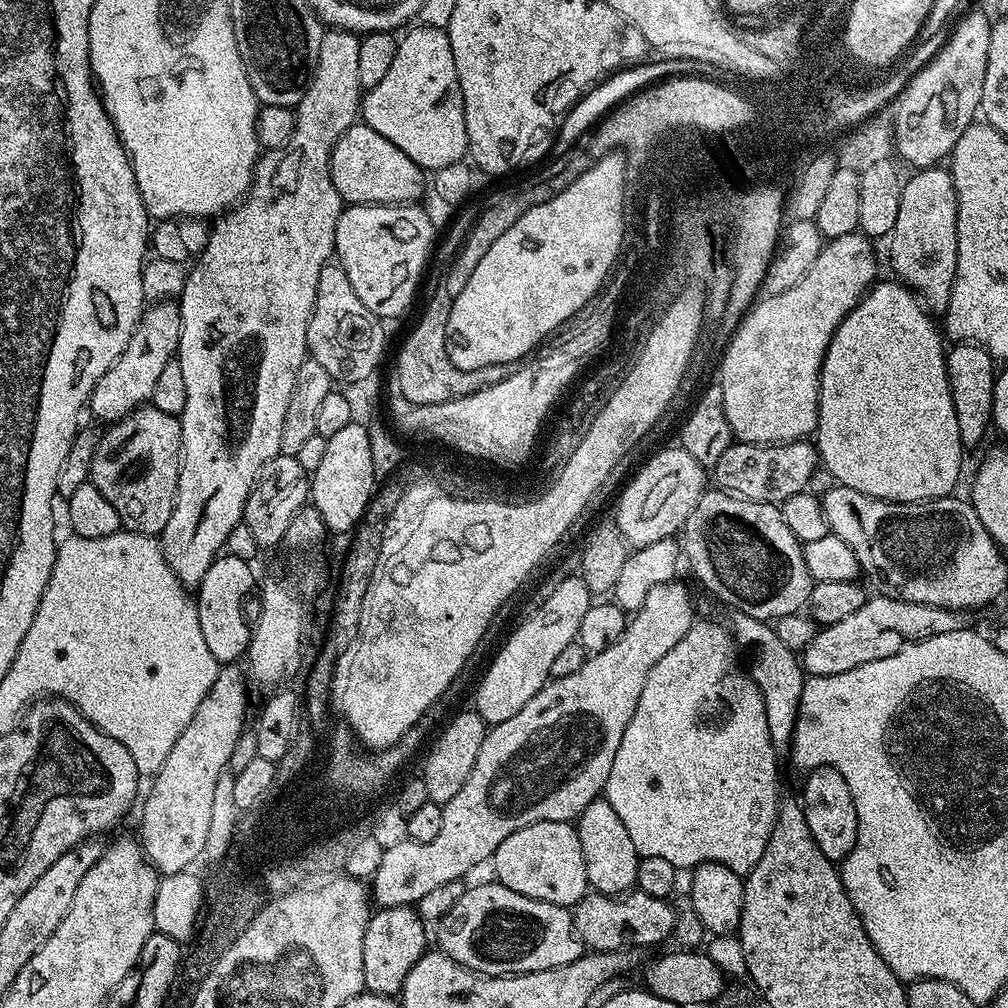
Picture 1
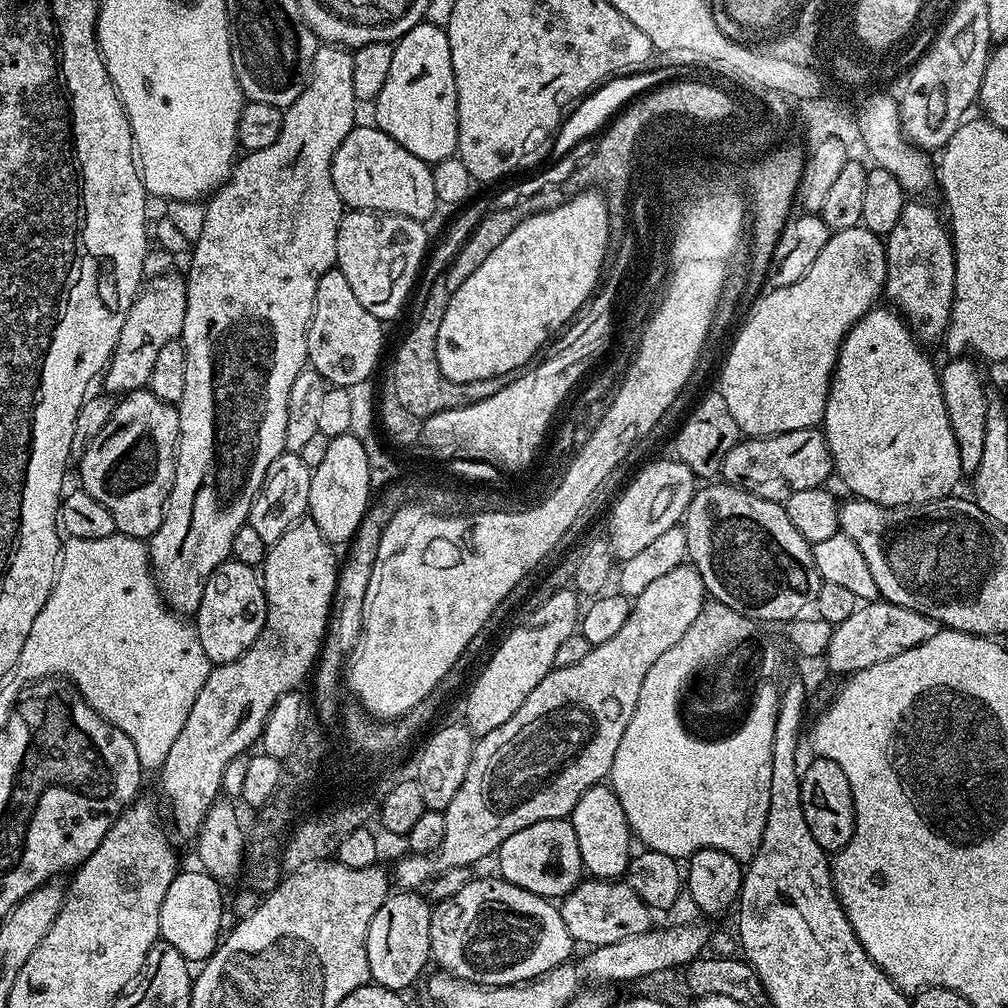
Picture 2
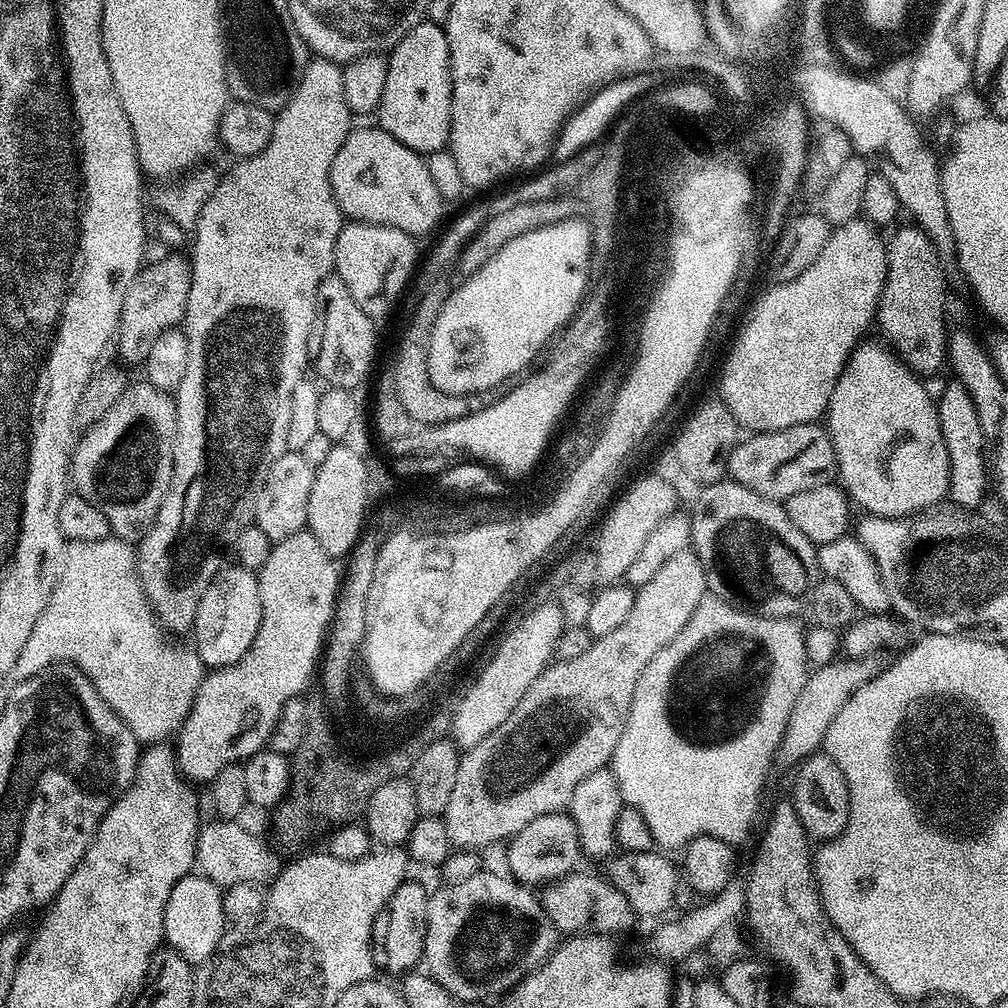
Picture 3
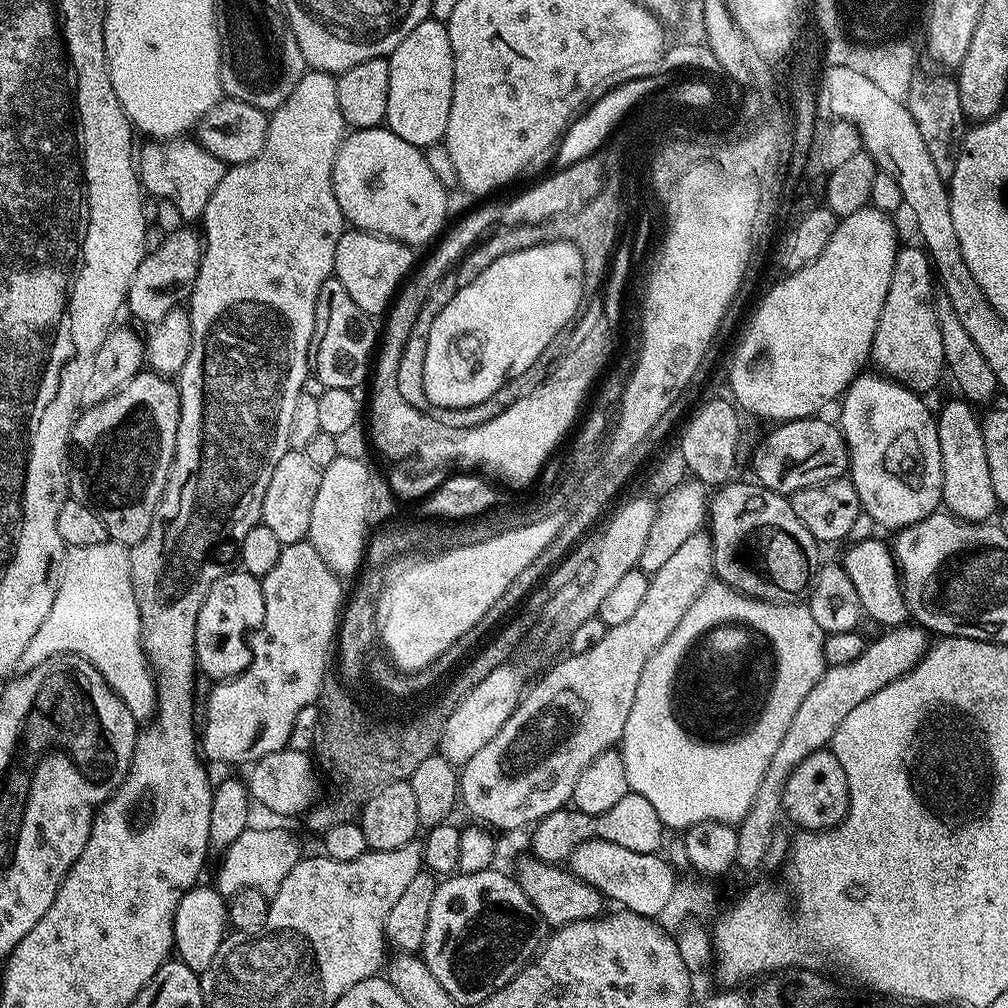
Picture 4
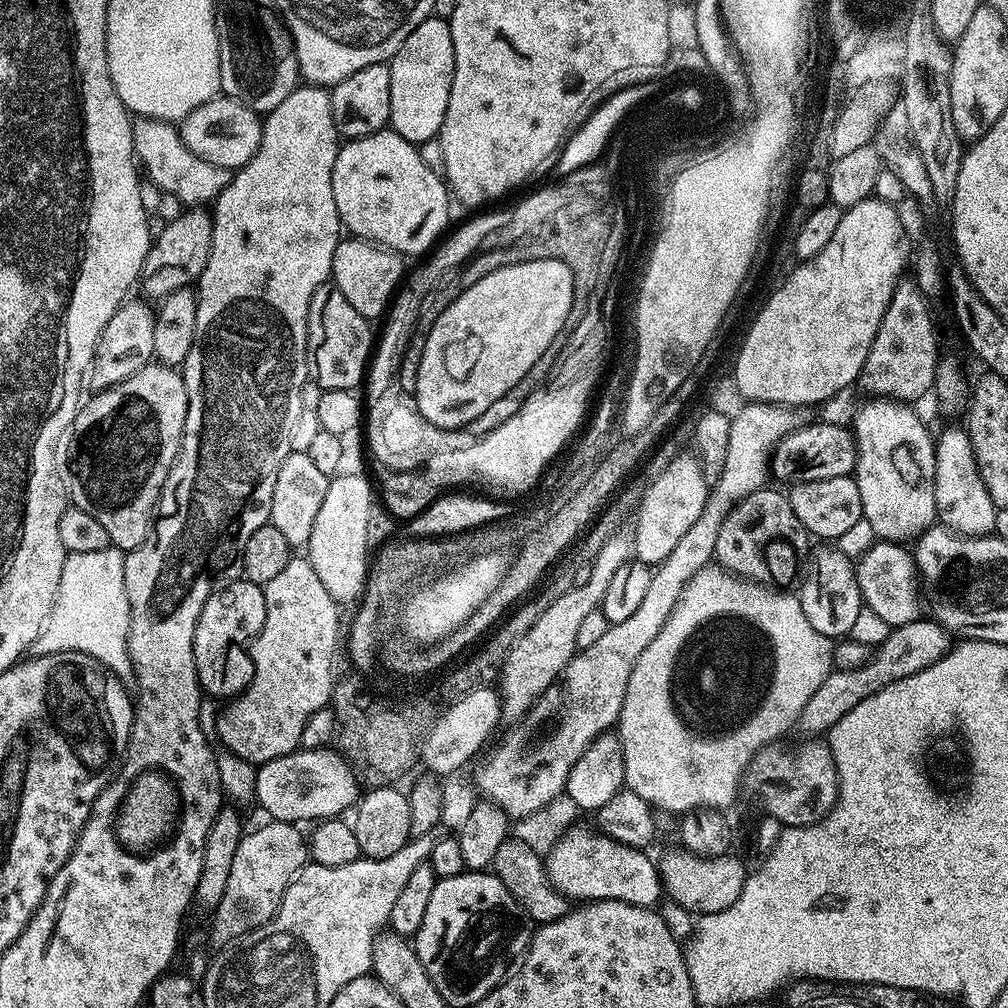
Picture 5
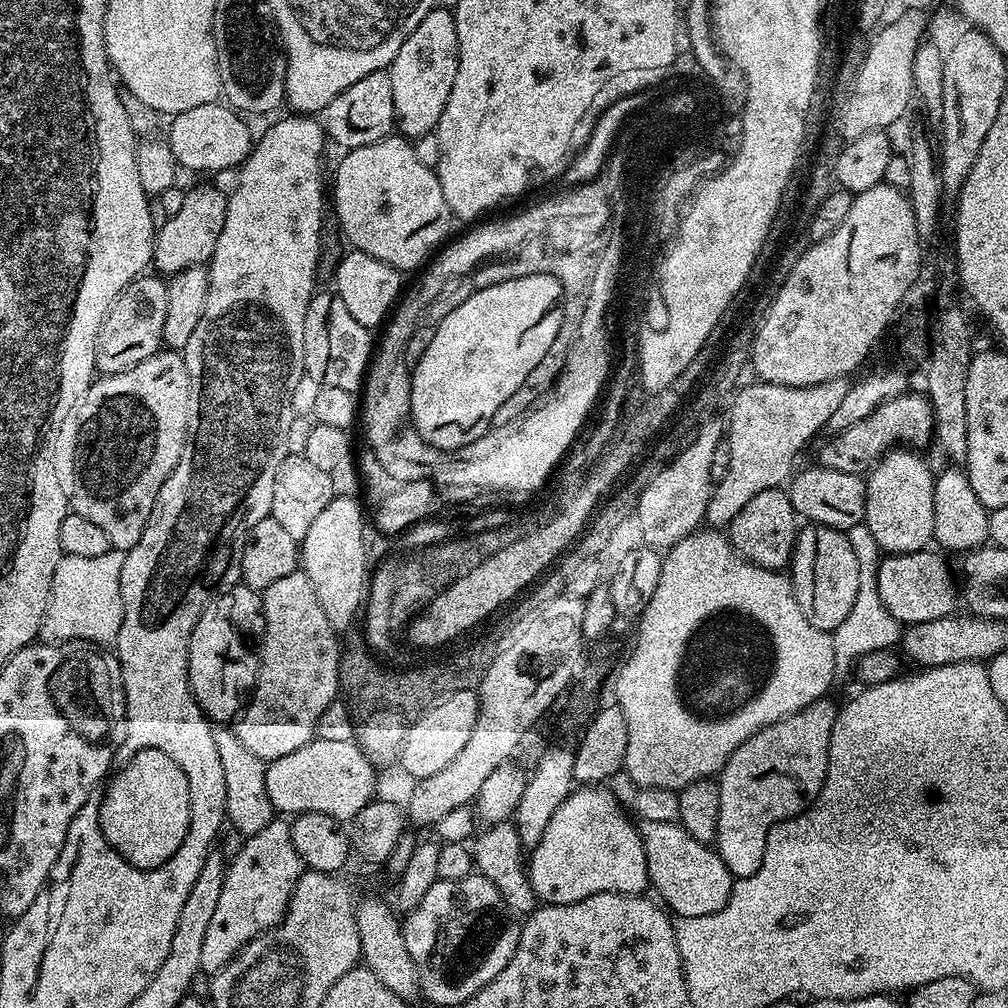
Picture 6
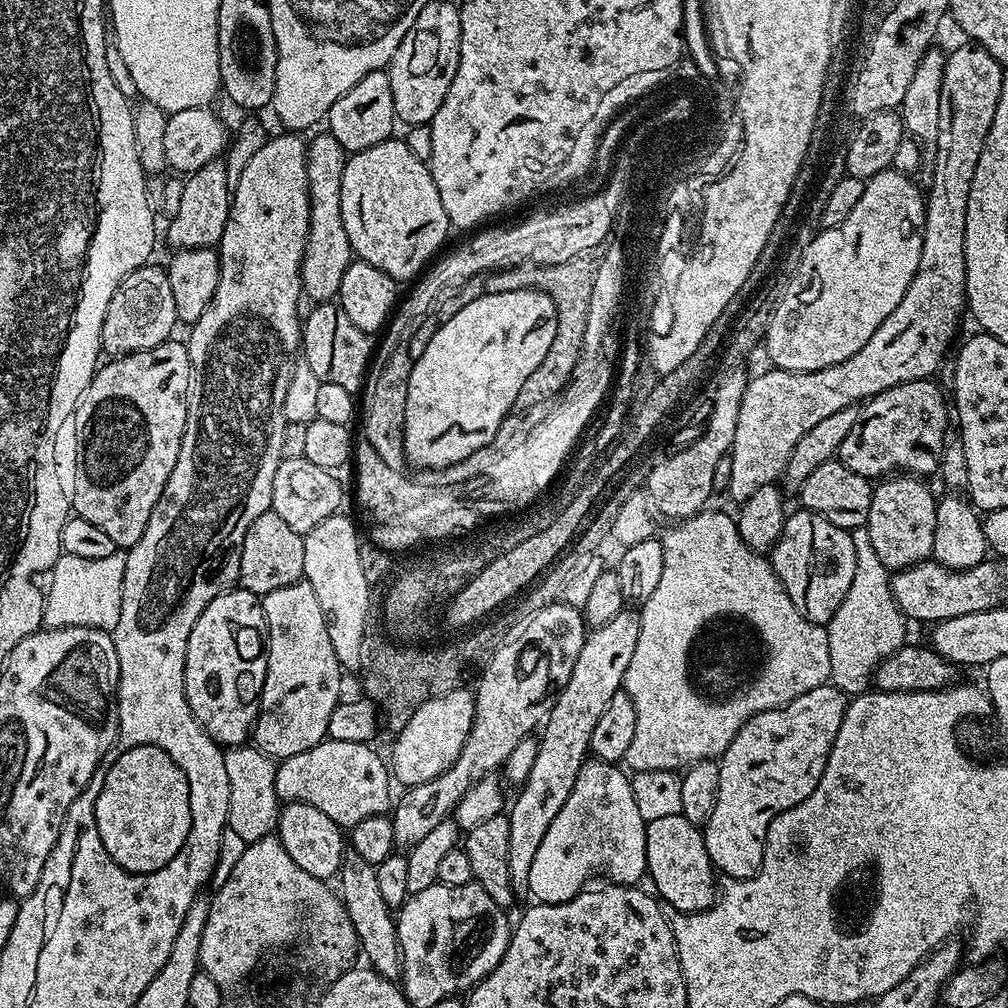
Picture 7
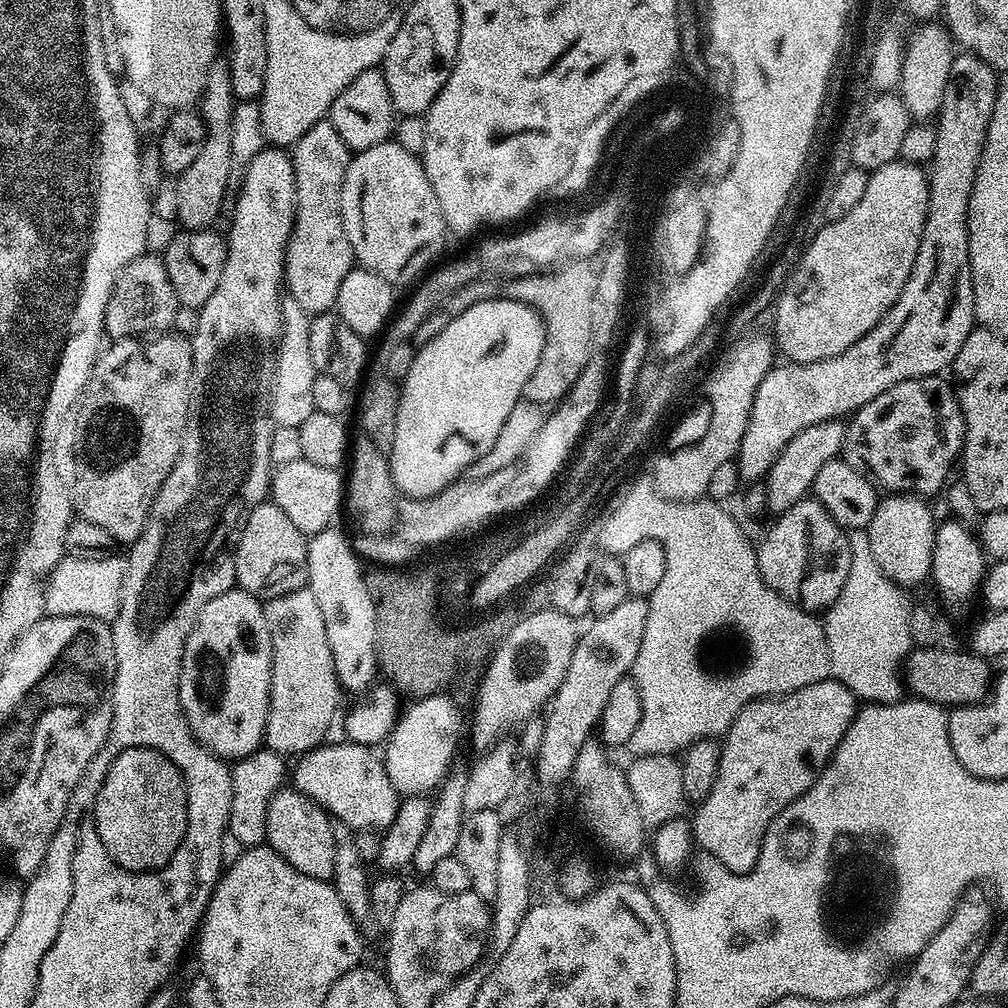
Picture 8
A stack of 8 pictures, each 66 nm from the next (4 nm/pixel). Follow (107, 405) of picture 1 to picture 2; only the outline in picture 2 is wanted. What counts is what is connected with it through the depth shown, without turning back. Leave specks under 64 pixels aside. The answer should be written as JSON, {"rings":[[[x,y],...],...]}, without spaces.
{"rings":[[[169,270],[164,275],[151,277],[136,293],[134,302],[126,314],[126,322],[122,322],[122,334],[118,334],[116,349],[112,351],[112,359],[106,365],[106,371],[103,373],[102,381],[114,392],[127,394],[130,392],[139,392],[147,385],[150,378],[150,370],[154,370],[154,358],[158,356],[158,350],[166,342],[179,337],[184,319],[186,318],[186,294],[188,293],[188,282],[183,275],[180,276],[176,270]]]}

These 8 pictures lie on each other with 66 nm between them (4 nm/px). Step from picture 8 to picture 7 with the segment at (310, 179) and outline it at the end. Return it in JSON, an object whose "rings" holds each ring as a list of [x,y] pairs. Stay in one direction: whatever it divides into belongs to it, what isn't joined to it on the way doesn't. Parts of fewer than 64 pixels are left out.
{"rings":[[[321,130],[313,140],[307,141],[306,178],[310,198],[310,226],[300,263],[300,287],[303,295],[312,302],[332,302],[340,295],[342,274],[351,266],[354,253],[350,238],[346,238],[346,226],[342,222],[342,174],[346,153],[338,138]]]}

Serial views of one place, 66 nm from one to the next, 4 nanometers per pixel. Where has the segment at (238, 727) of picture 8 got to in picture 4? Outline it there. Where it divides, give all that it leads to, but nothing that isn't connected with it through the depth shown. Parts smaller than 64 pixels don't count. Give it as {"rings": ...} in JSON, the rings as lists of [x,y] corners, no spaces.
{"rings":[[[229,570],[222,578],[214,582],[212,589],[206,594],[202,602],[202,610],[198,610],[196,623],[196,663],[199,671],[204,672],[212,682],[229,682],[235,680],[250,666],[252,649],[250,647],[250,634],[259,630],[264,621],[264,599],[262,586],[257,577],[243,570]]]}

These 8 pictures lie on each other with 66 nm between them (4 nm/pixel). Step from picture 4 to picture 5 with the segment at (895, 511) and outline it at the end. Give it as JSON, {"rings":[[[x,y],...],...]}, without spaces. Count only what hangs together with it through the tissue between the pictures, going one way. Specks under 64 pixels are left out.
{"rings":[[[874,398],[868,402],[868,405],[861,410],[856,416],[856,424],[854,423],[854,435],[858,447],[858,455],[856,458],[856,471],[854,479],[858,486],[858,494],[862,494],[862,510],[866,522],[870,522],[870,526],[874,526],[874,534],[884,542],[912,542],[927,532],[929,528],[937,523],[936,519],[936,503],[934,502],[934,474],[936,473],[936,442],[933,433],[928,433],[926,425],[920,421],[920,416],[915,412],[915,407],[909,406],[904,402],[895,400],[886,400],[883,398]]]}

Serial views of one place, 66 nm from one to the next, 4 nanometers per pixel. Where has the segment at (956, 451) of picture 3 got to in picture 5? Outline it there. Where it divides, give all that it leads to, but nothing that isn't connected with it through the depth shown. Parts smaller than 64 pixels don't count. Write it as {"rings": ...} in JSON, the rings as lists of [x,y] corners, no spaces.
{"rings":[[[963,427],[948,428],[935,437],[936,473],[934,474],[934,502],[936,519],[949,532],[961,536],[991,536],[996,530],[996,503],[990,498],[976,465],[972,439]]]}

